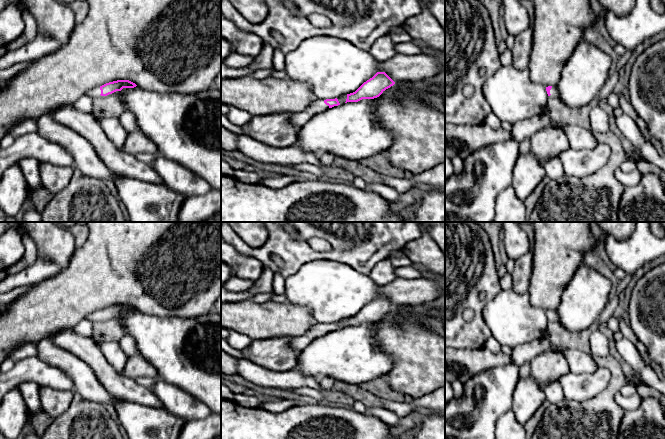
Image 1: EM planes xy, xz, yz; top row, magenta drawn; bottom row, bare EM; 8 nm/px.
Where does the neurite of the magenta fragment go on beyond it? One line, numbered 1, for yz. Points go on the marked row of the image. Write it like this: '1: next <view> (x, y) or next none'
1: next yz (554, 92)

